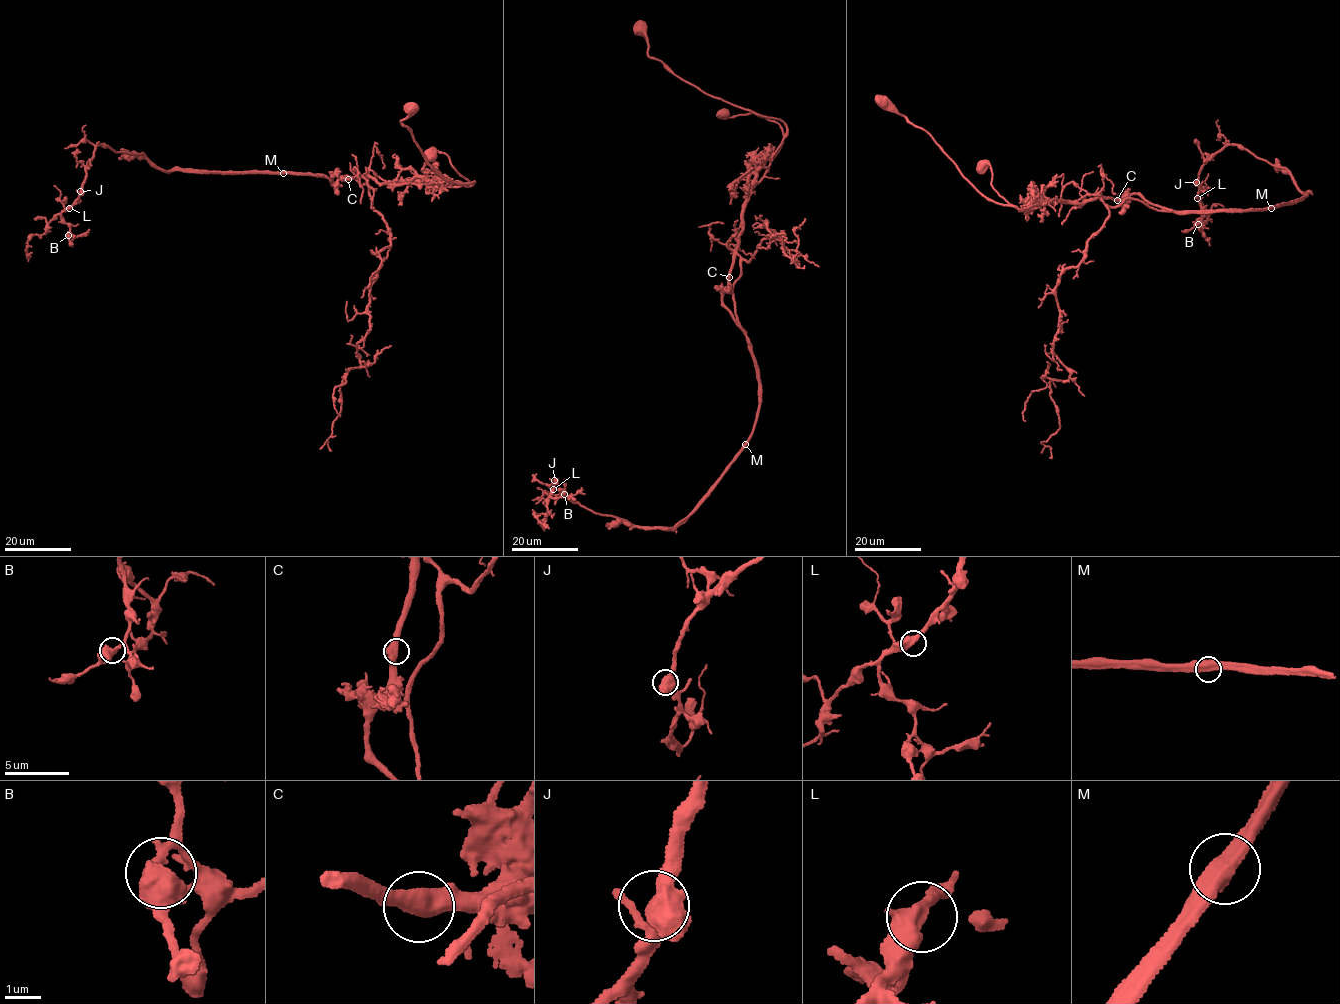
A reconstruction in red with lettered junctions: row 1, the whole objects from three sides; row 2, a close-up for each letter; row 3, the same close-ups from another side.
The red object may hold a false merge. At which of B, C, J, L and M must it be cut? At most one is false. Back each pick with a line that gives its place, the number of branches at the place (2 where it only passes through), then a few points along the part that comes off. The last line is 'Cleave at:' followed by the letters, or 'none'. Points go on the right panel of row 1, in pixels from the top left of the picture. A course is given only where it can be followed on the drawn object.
M: Place: (1271, 208). Branches: 2. Course of the part to remove: (1271, 208), (1107, 207), (1055, 288), (1052, 351), (1070, 376), (1049, 383), (1060, 426), (1042, 442), (1049, 458)
Cleave at: M

